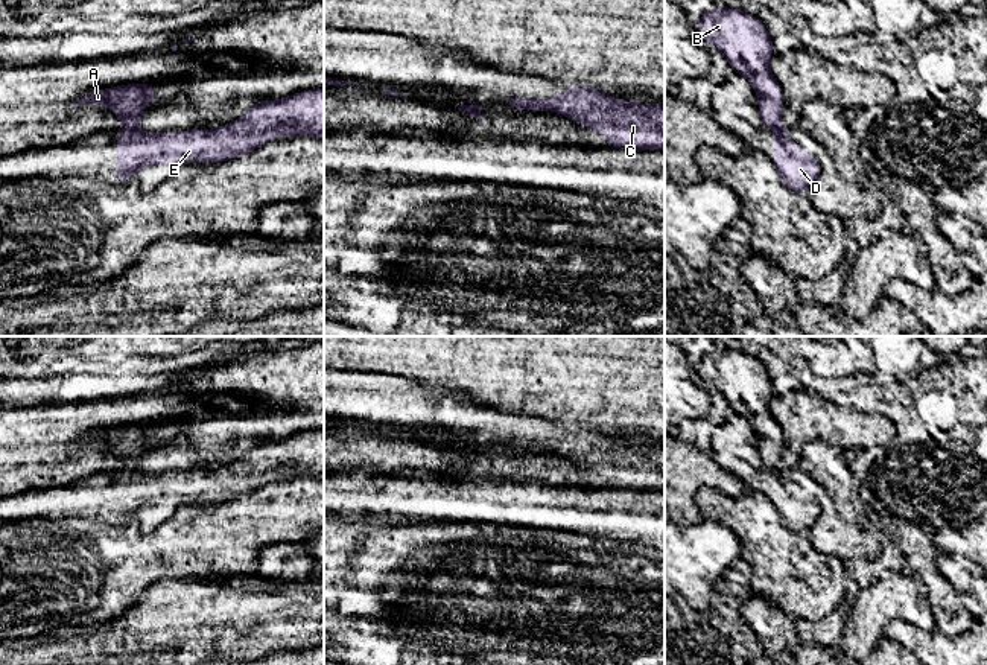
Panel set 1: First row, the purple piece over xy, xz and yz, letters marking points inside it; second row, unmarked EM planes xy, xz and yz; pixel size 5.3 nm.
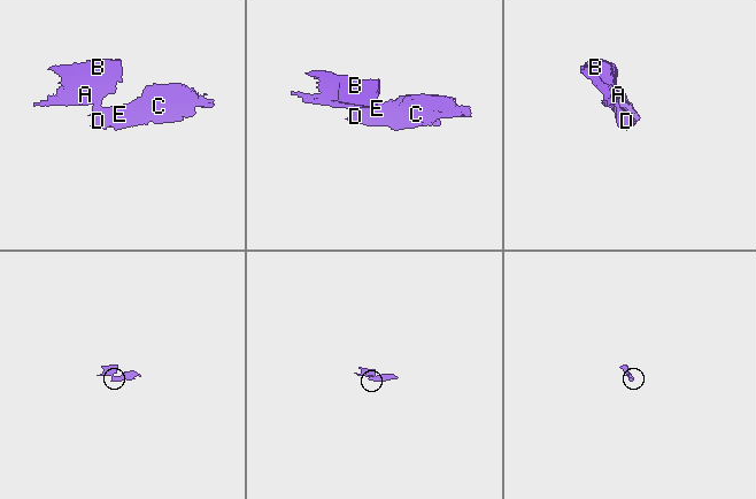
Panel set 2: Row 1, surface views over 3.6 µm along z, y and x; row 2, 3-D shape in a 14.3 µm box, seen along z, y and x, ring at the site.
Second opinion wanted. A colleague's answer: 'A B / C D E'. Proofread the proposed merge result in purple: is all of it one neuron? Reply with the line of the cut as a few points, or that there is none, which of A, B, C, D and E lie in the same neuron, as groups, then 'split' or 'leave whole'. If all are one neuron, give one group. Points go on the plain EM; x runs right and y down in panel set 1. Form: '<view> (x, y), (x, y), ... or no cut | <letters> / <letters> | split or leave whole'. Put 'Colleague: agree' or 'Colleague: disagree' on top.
Colleague: agree
xy (128, 469), (137, 470) | A B / C D E | split

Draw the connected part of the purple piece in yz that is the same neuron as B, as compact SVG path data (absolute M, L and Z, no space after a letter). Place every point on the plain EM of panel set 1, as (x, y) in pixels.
M718 345L703 355L697 373L724 394L733 411L750 422L759 437L762 466L782 470L785 443L780 425L770 409L773 379L765 365L741 350Z

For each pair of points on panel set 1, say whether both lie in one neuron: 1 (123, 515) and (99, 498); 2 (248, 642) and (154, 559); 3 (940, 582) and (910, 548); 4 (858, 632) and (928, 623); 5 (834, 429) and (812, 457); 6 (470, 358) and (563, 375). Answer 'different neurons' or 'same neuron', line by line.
1: same neuron
2: different neurons
3: same neuron
4: same neuron
5: different neurons
6: same neuron

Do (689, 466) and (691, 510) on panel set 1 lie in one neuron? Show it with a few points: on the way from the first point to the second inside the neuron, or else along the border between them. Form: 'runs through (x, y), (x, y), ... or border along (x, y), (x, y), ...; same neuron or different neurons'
runs through (686, 477), (686, 499); same neuron

